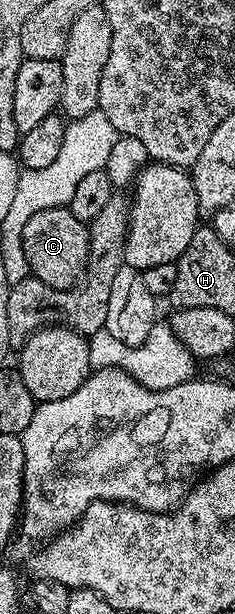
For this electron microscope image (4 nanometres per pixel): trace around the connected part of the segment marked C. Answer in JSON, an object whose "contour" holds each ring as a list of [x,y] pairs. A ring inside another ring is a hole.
{"contour":[[[65,206],[48,208],[32,216],[24,226],[22,246],[31,275],[54,290],[71,290],[77,286],[90,261],[90,231],[87,223],[76,220],[76,216],[72,216]]]}

